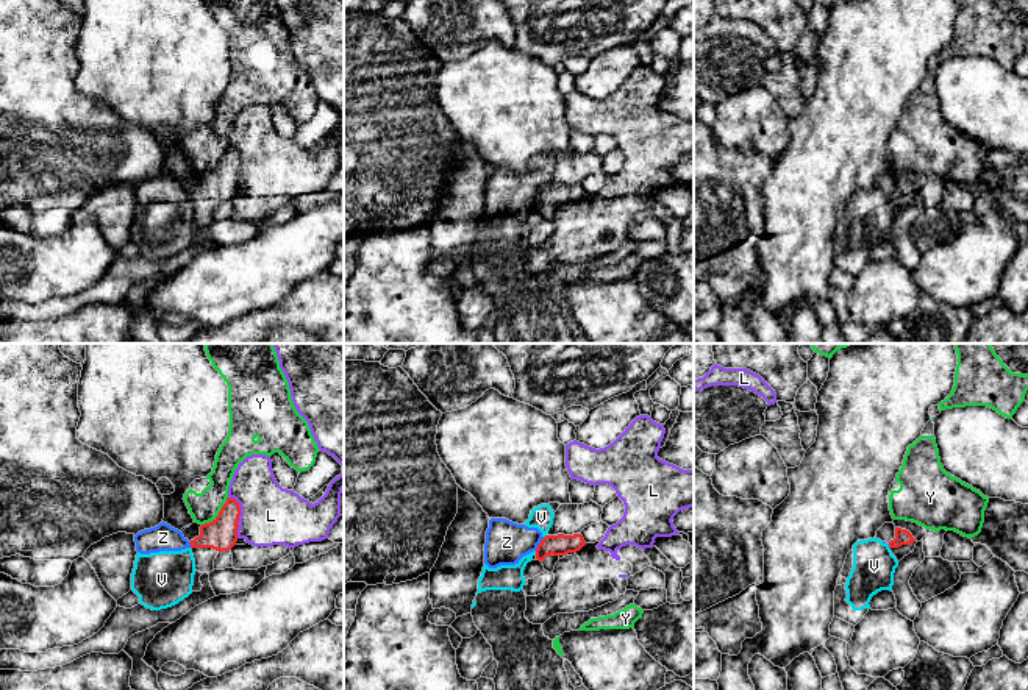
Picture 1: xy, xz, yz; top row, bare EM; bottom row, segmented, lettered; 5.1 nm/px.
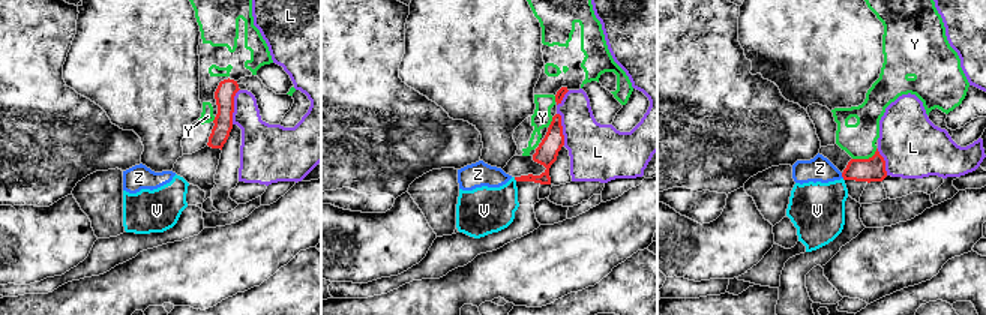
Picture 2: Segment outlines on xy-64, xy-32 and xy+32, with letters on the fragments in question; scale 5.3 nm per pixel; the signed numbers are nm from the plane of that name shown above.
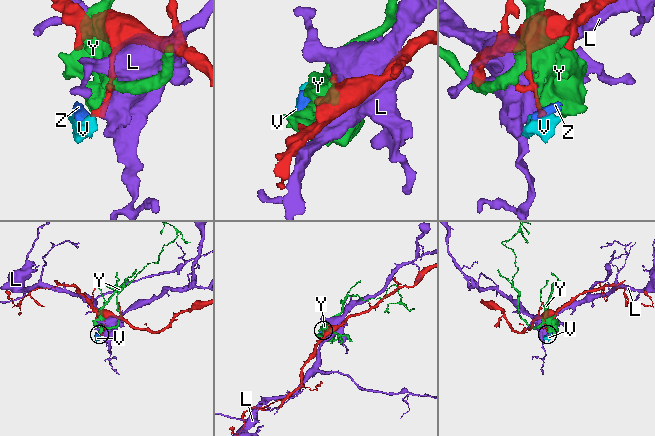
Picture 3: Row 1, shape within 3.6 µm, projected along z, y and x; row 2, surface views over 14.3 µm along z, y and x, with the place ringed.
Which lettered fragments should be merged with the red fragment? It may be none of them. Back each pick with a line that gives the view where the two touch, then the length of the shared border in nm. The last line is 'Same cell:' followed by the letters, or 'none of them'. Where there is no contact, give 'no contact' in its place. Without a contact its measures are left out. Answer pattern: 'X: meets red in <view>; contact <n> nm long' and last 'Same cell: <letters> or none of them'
Same cell: none of them

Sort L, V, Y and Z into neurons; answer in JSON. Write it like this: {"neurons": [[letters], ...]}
{"neurons": [["L"], ["V", "Z"], ["Y"]]}

